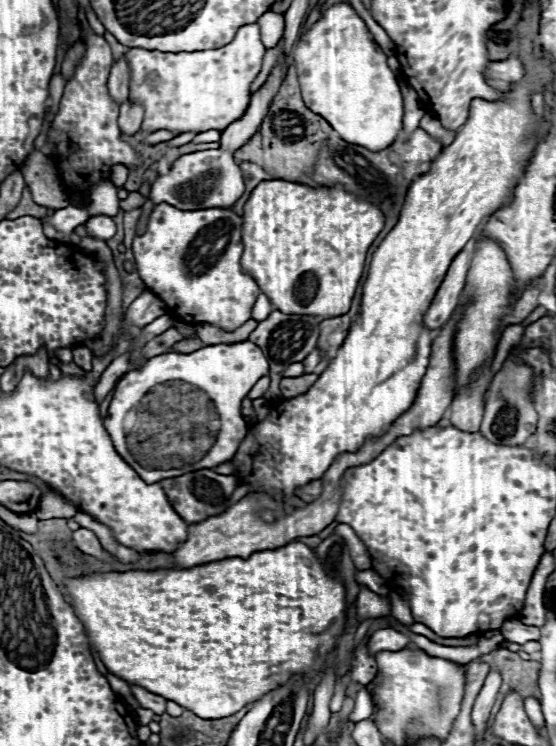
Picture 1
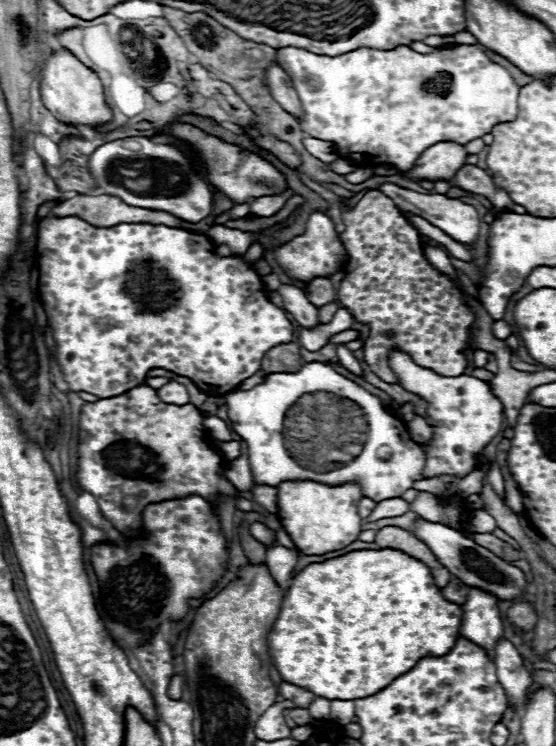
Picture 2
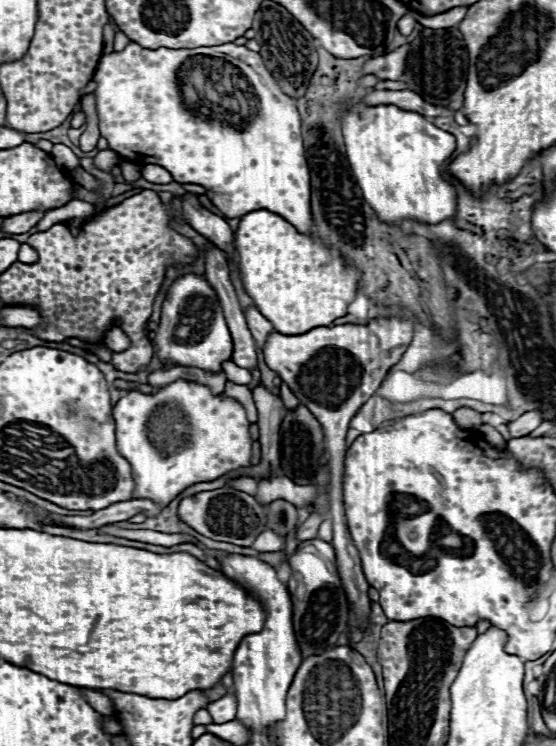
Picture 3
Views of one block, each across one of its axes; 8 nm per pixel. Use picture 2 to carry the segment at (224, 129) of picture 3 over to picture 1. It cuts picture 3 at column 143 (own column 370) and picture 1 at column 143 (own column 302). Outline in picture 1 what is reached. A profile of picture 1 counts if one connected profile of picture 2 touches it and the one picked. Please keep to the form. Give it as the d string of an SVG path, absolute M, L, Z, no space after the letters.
M258 24L242 26L234 40L216 50L160 52L132 48L126 52L130 72L130 100L144 108L142 128L148 132L170 130L174 136L184 132L222 132L224 126L244 116L250 102L250 84L262 70L266 48L260 42Z

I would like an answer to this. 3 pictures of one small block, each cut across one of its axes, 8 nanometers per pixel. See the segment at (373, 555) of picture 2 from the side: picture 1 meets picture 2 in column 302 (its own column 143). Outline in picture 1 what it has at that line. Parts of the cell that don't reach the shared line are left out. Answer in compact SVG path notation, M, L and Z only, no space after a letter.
M290 542L276 550L262 550L252 554L250 558L226 558L214 560L208 564L200 564L194 568L160 568L160 570L128 570L128 572L98 572L86 574L78 578L64 580L64 596L70 598L70 606L74 608L76 616L84 624L84 634L88 638L90 650L96 650L102 664L120 680L128 684L136 684L146 688L152 694L158 694L166 700L180 704L182 708L192 710L196 716L204 720L218 720L226 718L250 702L260 700L266 692L274 690L276 686L284 684L292 674L310 674L322 670L324 656L336 646L336 638L344 632L346 626L346 590L344 584L330 578L312 548L302 542Z

